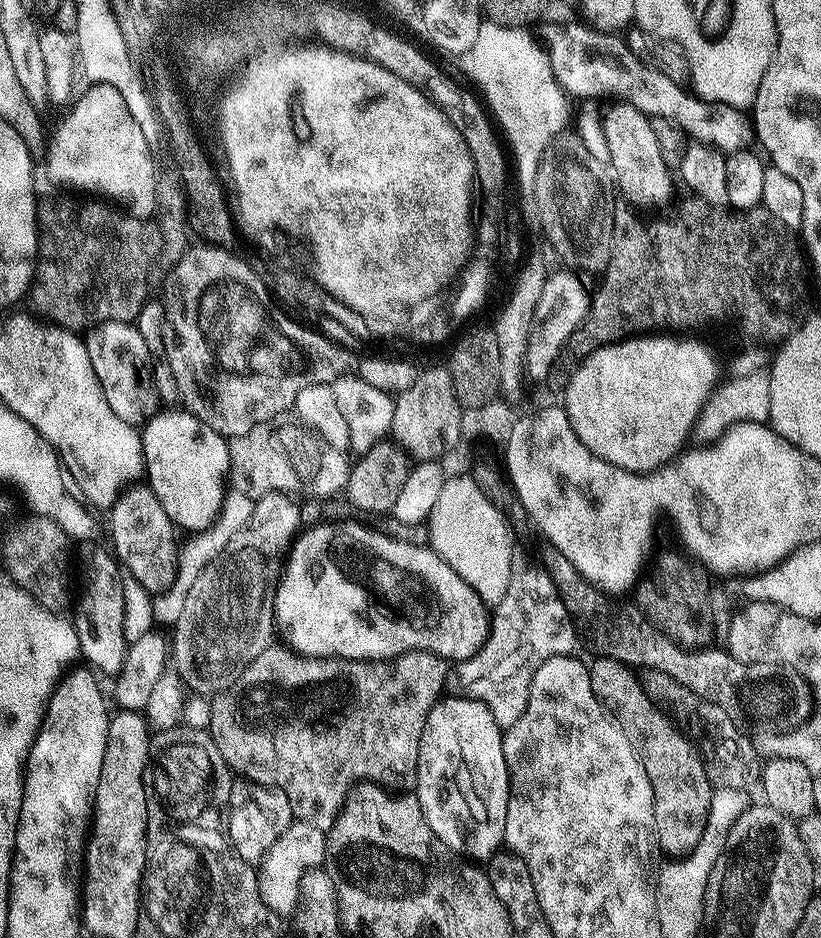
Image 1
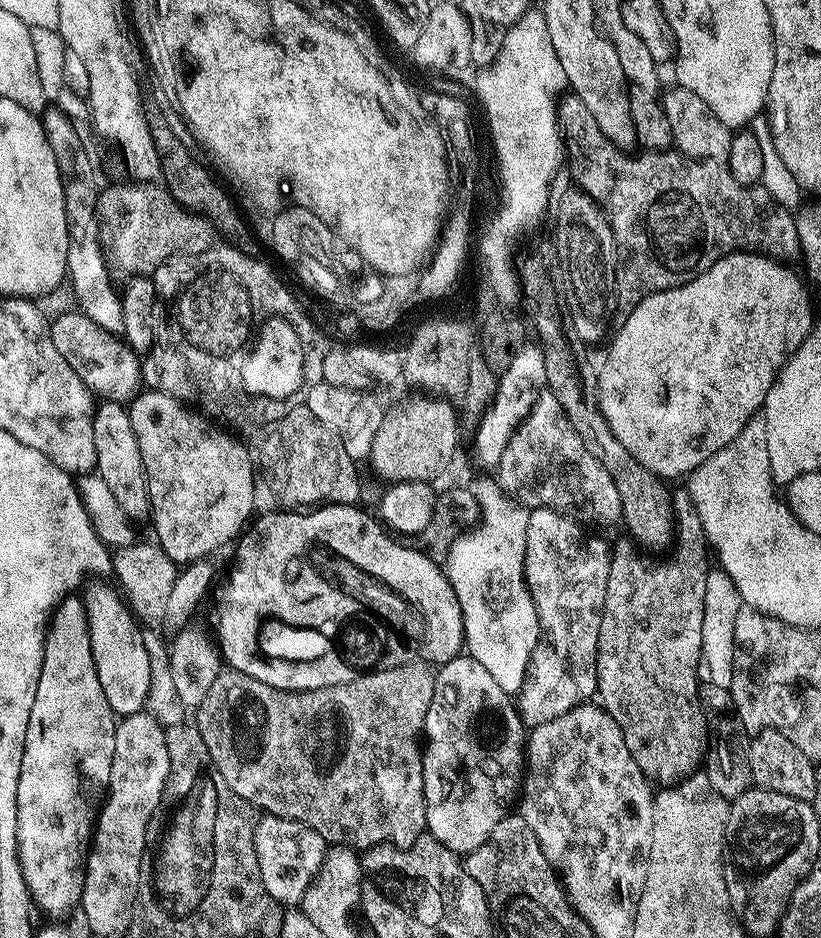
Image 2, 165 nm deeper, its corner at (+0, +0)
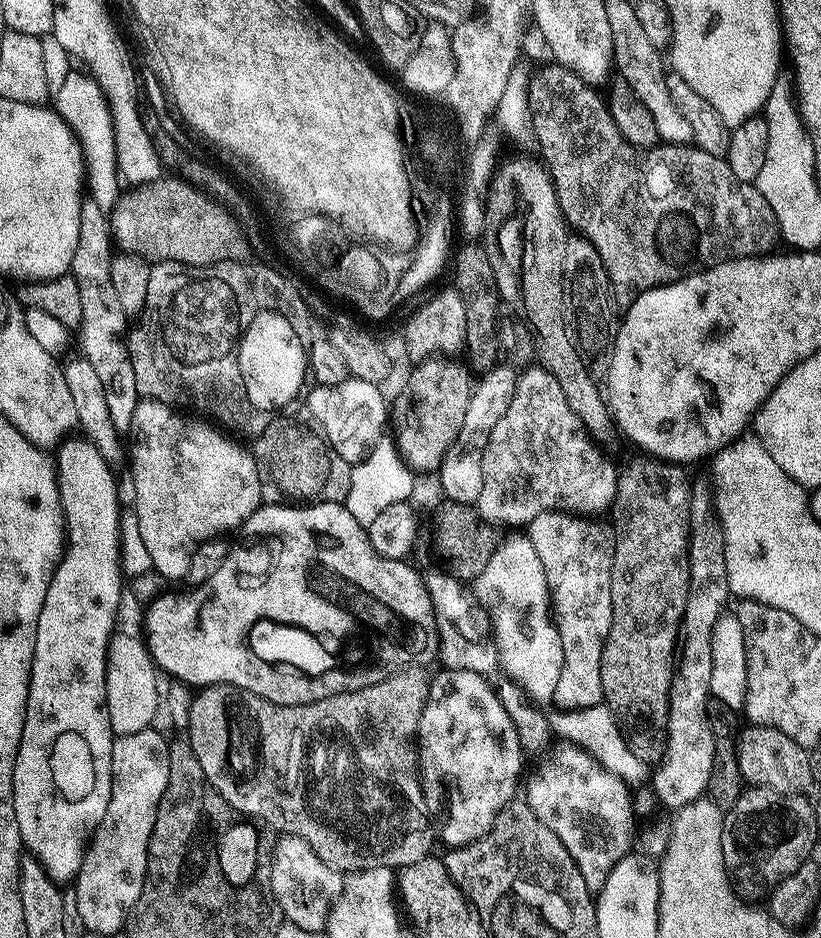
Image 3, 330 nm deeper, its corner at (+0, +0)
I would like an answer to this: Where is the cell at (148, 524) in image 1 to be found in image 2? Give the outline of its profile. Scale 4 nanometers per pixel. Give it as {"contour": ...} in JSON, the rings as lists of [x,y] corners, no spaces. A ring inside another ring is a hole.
{"contour":[[[104,402],[95,409],[92,425],[94,426],[94,461],[95,471],[106,482],[115,502],[129,521],[147,521],[150,516],[148,507],[148,479],[142,466],[142,454],[138,454],[138,438],[130,426],[127,407],[120,402]]]}

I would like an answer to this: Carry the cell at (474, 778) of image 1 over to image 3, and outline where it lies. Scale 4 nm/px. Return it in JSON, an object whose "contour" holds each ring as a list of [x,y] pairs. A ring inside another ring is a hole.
{"contour":[[[444,668],[440,670],[437,676],[431,677],[428,686],[428,697],[426,698],[426,706],[422,710],[422,718],[420,719],[420,730],[418,733],[418,771],[420,774],[420,787],[424,789],[424,798],[428,802],[428,811],[438,821],[438,836],[445,840],[445,845],[459,846],[469,844],[478,838],[482,838],[490,830],[490,826],[494,826],[494,818],[498,818],[498,814],[509,804],[517,795],[516,787],[520,784],[520,766],[522,764],[522,745],[520,736],[516,732],[514,722],[510,718],[510,714],[506,714],[506,710],[502,706],[500,697],[496,695],[495,687],[476,672],[468,670],[454,670],[453,668]]]}

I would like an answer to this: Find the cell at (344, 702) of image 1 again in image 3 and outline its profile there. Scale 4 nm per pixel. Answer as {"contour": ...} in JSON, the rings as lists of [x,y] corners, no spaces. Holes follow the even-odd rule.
{"contour":[[[420,666],[411,668],[402,668],[392,672],[382,682],[374,682],[374,686],[366,686],[362,690],[354,690],[353,692],[343,692],[342,694],[334,694],[330,698],[322,698],[313,704],[295,704],[294,706],[286,706],[285,704],[275,704],[266,698],[258,698],[254,694],[244,692],[241,688],[235,688],[229,684],[209,684],[206,688],[201,688],[191,697],[192,705],[189,710],[189,722],[186,729],[186,739],[188,745],[194,750],[194,758],[198,758],[198,766],[202,766],[202,774],[212,783],[212,789],[222,797],[225,802],[230,805],[236,813],[241,817],[251,818],[253,821],[259,822],[261,825],[269,824],[272,828],[277,828],[277,833],[286,836],[297,836],[307,842],[314,850],[314,854],[318,854],[318,858],[322,858],[322,862],[326,862],[326,866],[330,866],[338,874],[351,874],[357,870],[365,870],[368,868],[380,868],[390,866],[392,868],[400,868],[417,864],[423,860],[429,859],[432,848],[432,836],[434,840],[434,824],[430,819],[428,811],[428,802],[424,798],[424,789],[420,787],[420,774],[418,771],[418,740],[417,733],[420,730],[420,719],[422,718],[422,710],[426,706],[426,698],[428,697],[428,686],[430,683],[429,673],[424,673],[425,669]]]}

